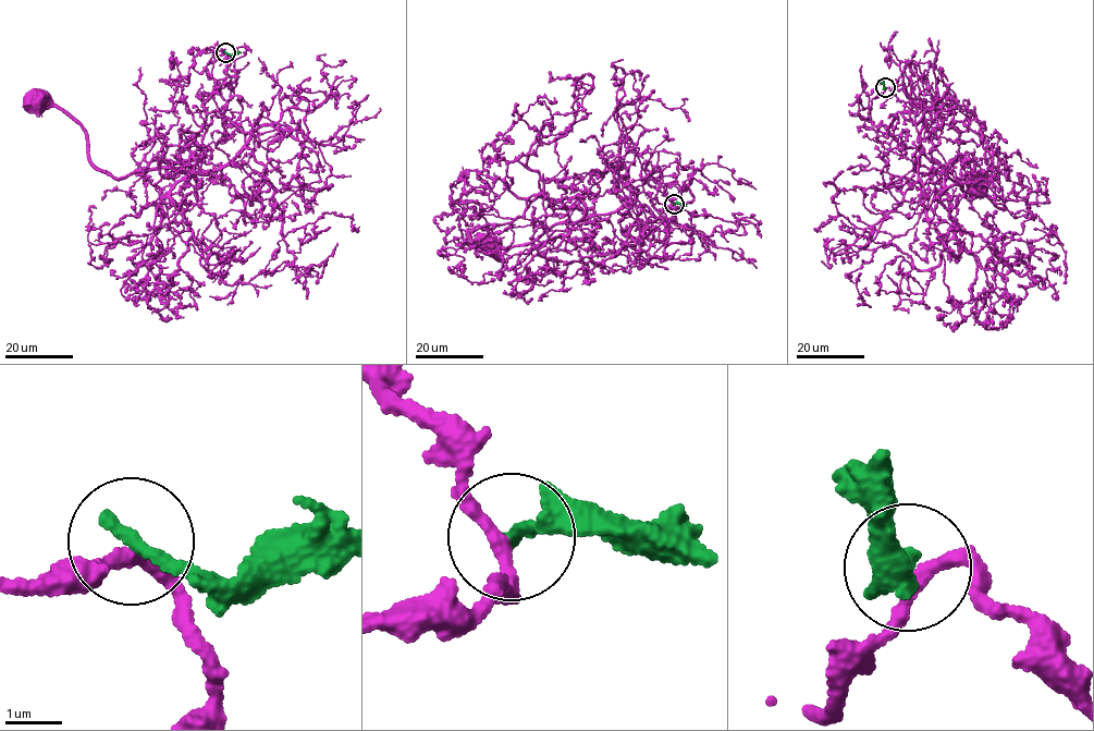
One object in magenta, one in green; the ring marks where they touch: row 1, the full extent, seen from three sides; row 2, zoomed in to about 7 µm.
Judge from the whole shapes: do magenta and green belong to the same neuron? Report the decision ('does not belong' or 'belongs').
does not belong

